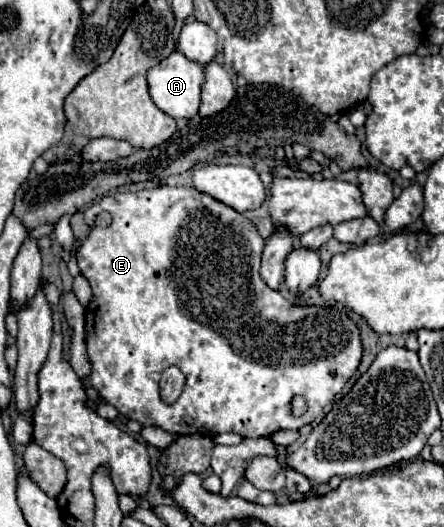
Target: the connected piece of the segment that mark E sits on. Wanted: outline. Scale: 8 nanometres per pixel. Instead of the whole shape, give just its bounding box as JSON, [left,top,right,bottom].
[75,186,363,438]

